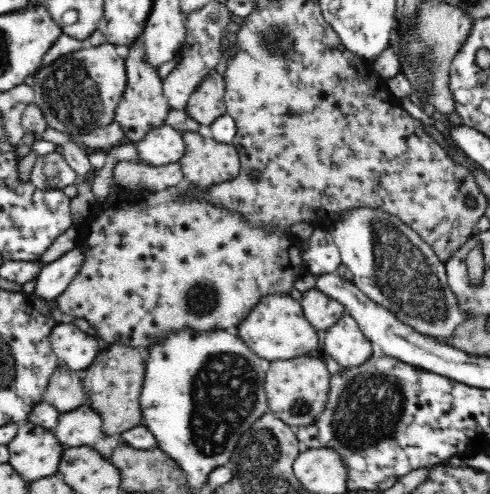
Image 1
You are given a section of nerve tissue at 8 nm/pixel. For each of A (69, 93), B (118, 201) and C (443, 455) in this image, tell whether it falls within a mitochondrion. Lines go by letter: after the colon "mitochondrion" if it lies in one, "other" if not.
A: mitochondrion
B: other
C: other

